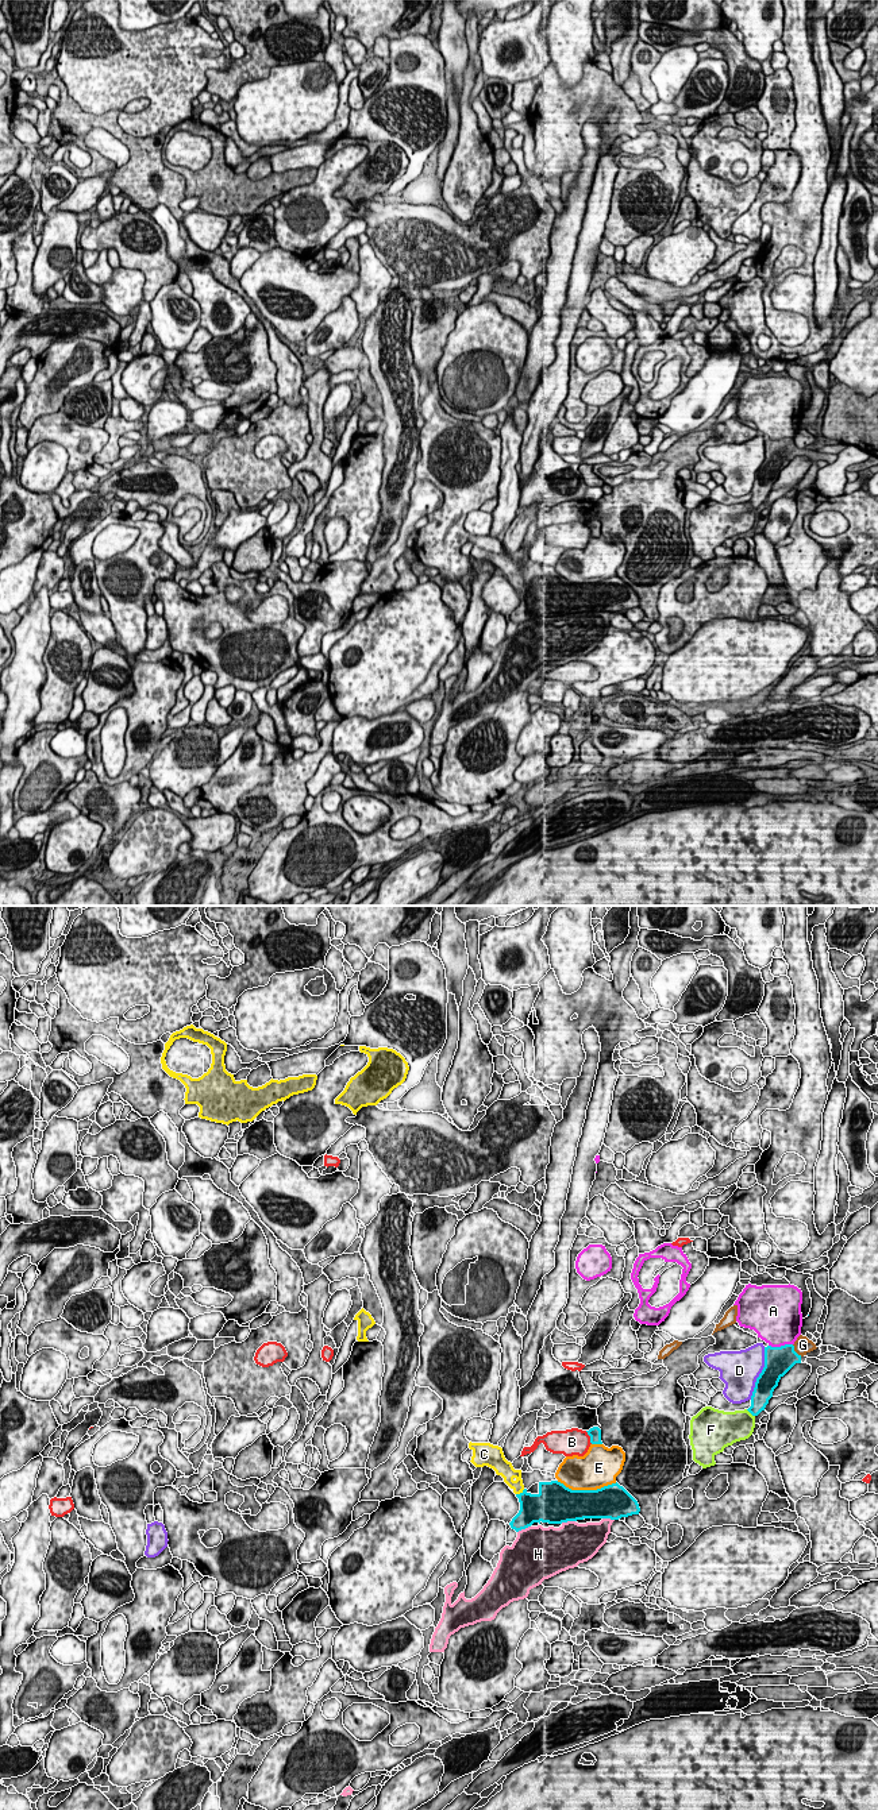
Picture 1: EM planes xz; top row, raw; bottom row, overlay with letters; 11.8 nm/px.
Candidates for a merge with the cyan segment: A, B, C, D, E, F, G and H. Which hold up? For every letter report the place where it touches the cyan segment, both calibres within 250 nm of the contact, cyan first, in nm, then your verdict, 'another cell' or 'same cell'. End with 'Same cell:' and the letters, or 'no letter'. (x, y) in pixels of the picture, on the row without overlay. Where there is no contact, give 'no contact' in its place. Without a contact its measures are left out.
A: contact xz (781, 439); calibres 340 and 480 nm; another cell
B: contact xz (590, 531); calibres 140 and 320 nm; another cell
C: contact xz (520, 586); calibres 360 and 140 nm; same cell
D: contact xz (761, 466); calibres 320 and 440 nm; another cell
E: contact xz (586, 583); calibres 380 and 440 nm; another cell
F: contact xz (750, 505); calibres 220 and 360 nm; another cell
G: contact xz (794, 444); calibres 340 and 200 nm; another cell
H: contact xz (567, 613); calibres 480 and 440 nm; another cell
Same cell: C

